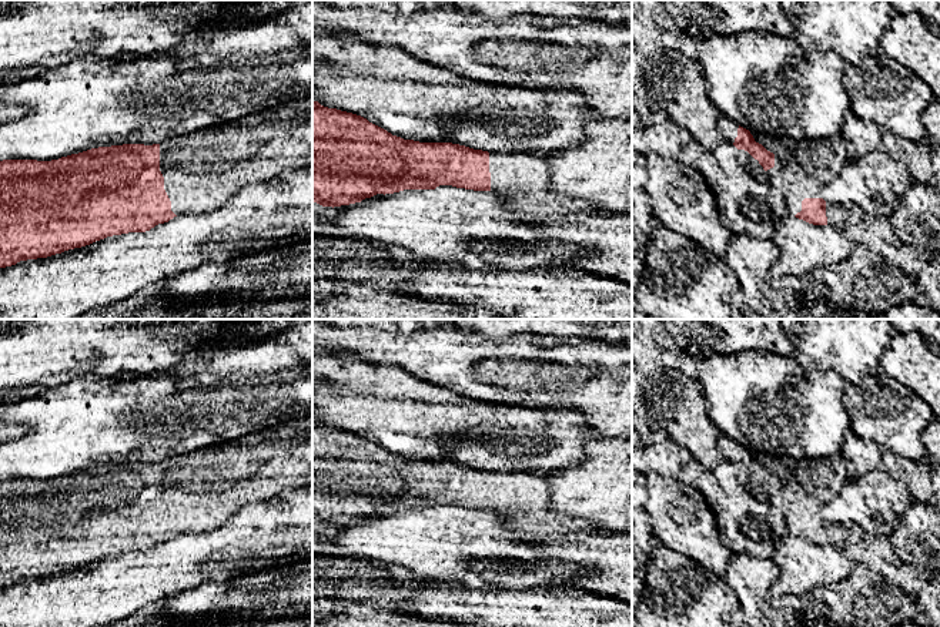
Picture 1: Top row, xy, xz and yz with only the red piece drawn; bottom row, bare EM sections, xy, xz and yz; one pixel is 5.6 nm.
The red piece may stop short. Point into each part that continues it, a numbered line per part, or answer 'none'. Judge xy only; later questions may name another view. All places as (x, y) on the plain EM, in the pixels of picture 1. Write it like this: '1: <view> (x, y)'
1: xy (201, 490)

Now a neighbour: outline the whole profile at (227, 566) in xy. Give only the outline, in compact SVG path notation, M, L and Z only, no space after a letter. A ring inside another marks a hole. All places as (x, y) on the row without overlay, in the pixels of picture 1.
M312 486L244 506L223 526L177 534L145 551L107 556L47 577L0 587L0 627L104 627L184 590L312 559Z

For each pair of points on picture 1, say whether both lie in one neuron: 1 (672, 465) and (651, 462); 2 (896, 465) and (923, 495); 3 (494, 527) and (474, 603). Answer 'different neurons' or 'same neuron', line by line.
1: same neuron
2: same neuron
3: different neurons

